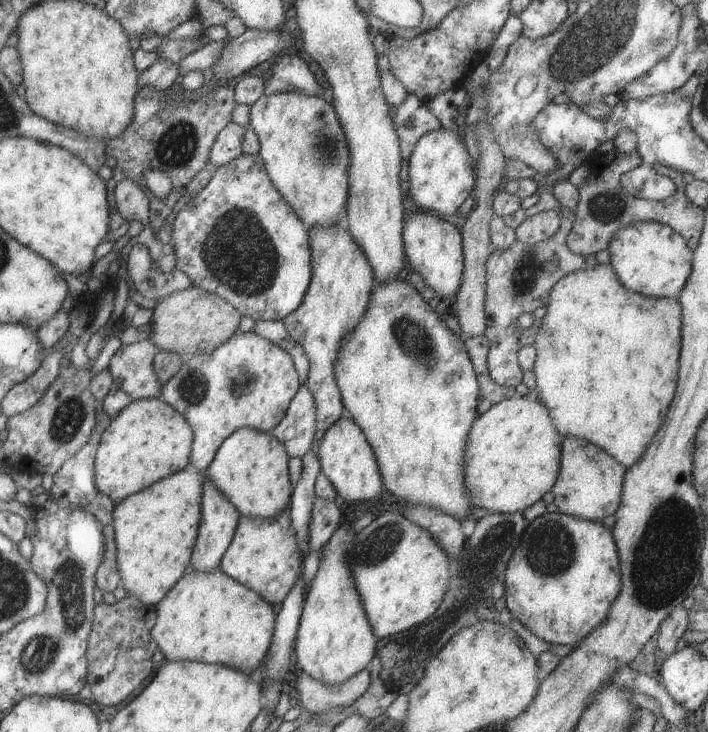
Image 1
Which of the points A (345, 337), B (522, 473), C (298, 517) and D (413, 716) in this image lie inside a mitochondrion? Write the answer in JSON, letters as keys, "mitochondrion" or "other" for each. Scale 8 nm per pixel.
{"A":"other","B":"other","C":"other","D":"other"}

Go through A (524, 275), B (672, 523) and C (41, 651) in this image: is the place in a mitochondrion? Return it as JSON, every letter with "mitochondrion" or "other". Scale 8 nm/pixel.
{"A":"mitochondrion","B":"mitochondrion","C":"mitochondrion"}

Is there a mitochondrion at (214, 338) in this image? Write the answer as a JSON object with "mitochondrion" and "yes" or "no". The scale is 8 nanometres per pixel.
{"mitochondrion":"no"}

